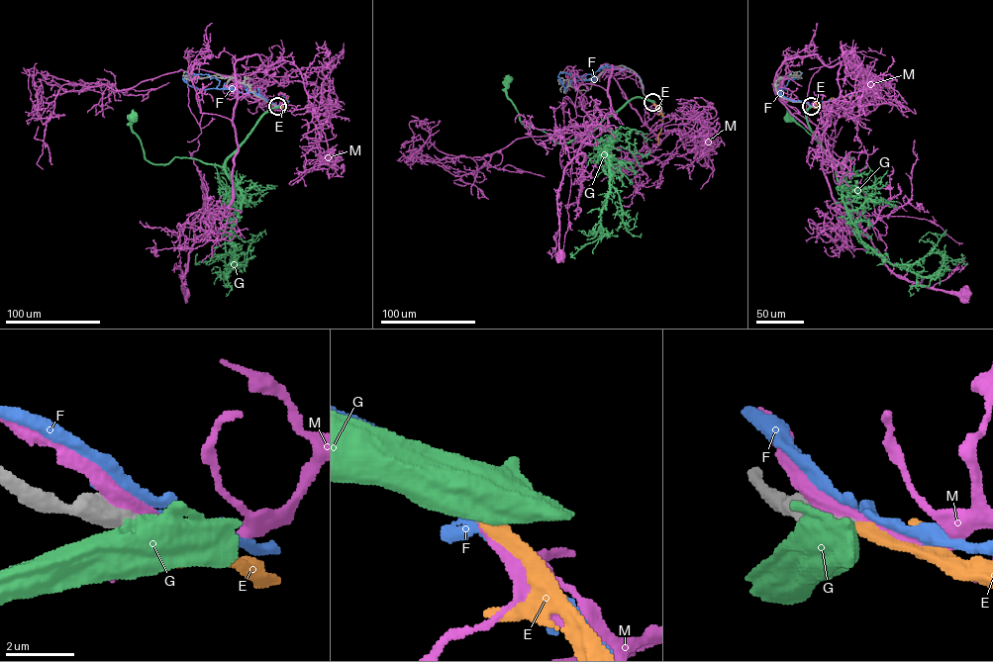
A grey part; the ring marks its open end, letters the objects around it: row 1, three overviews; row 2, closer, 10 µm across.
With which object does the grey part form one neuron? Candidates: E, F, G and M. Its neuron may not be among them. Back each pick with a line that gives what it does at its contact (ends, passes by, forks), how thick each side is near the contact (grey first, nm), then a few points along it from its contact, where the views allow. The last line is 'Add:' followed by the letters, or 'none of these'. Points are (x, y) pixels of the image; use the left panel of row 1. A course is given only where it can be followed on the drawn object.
E: it ends | 320/380 nm | via (277, 106), (283, 107), (288, 103), (283, 95)
Add: E

